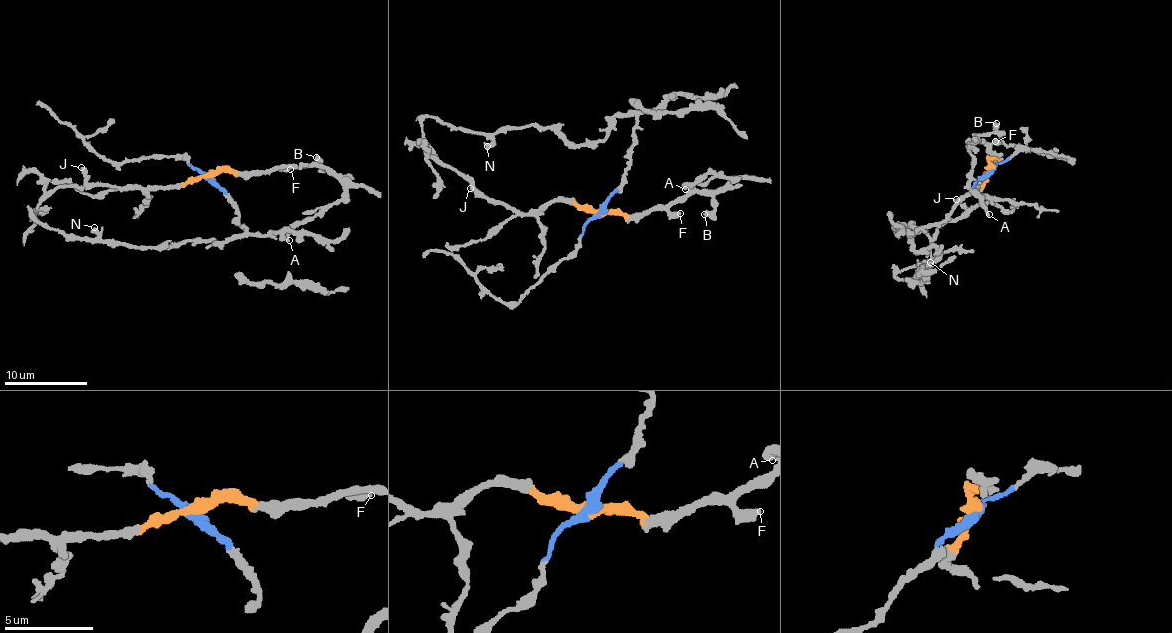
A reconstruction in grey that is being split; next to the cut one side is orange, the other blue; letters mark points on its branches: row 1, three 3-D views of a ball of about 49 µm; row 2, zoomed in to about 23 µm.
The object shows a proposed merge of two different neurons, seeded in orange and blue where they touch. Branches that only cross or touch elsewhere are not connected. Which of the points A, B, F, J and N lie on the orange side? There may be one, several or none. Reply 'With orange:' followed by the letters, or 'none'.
With orange: A, B, F, J

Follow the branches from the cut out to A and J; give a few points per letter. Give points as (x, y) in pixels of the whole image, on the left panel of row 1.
A: (208, 177), (221, 171), (253, 172), (321, 166), (343, 186), (343, 197), (296, 227), (287, 236), (289, 241)
J: (208, 177), (196, 177), (172, 186), (120, 188), (88, 184), (81, 167)

